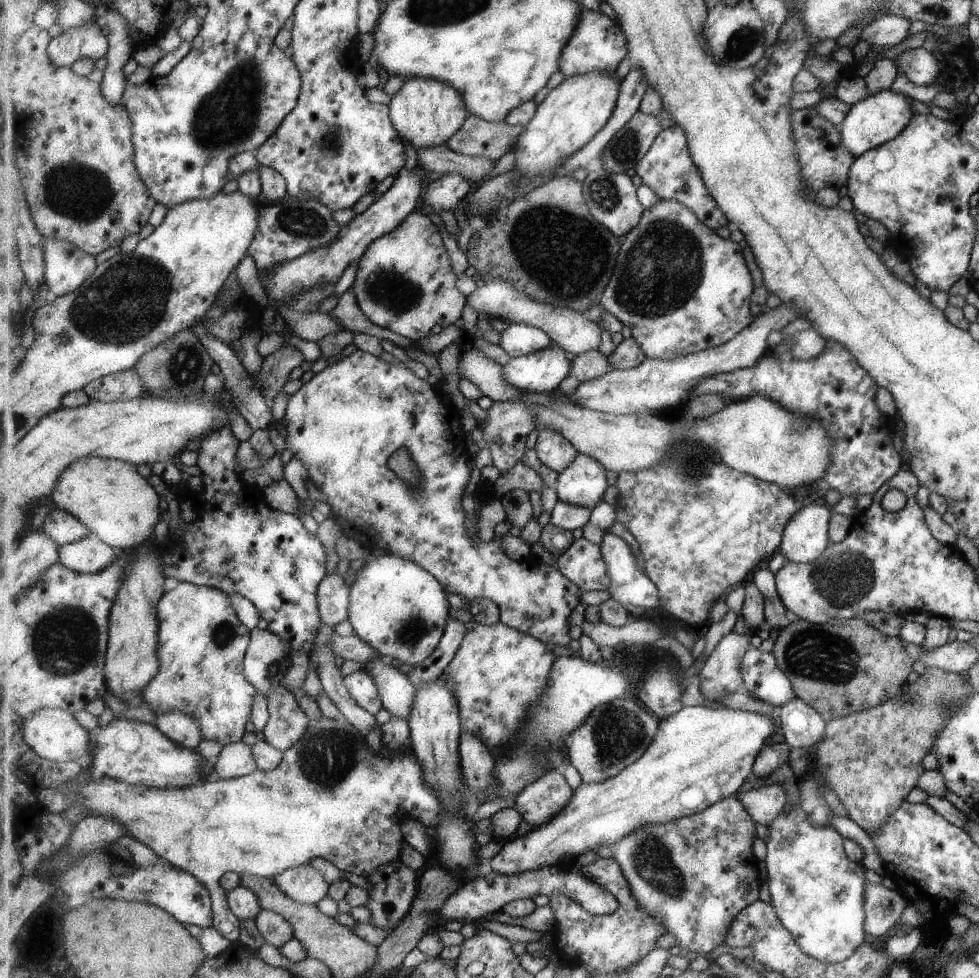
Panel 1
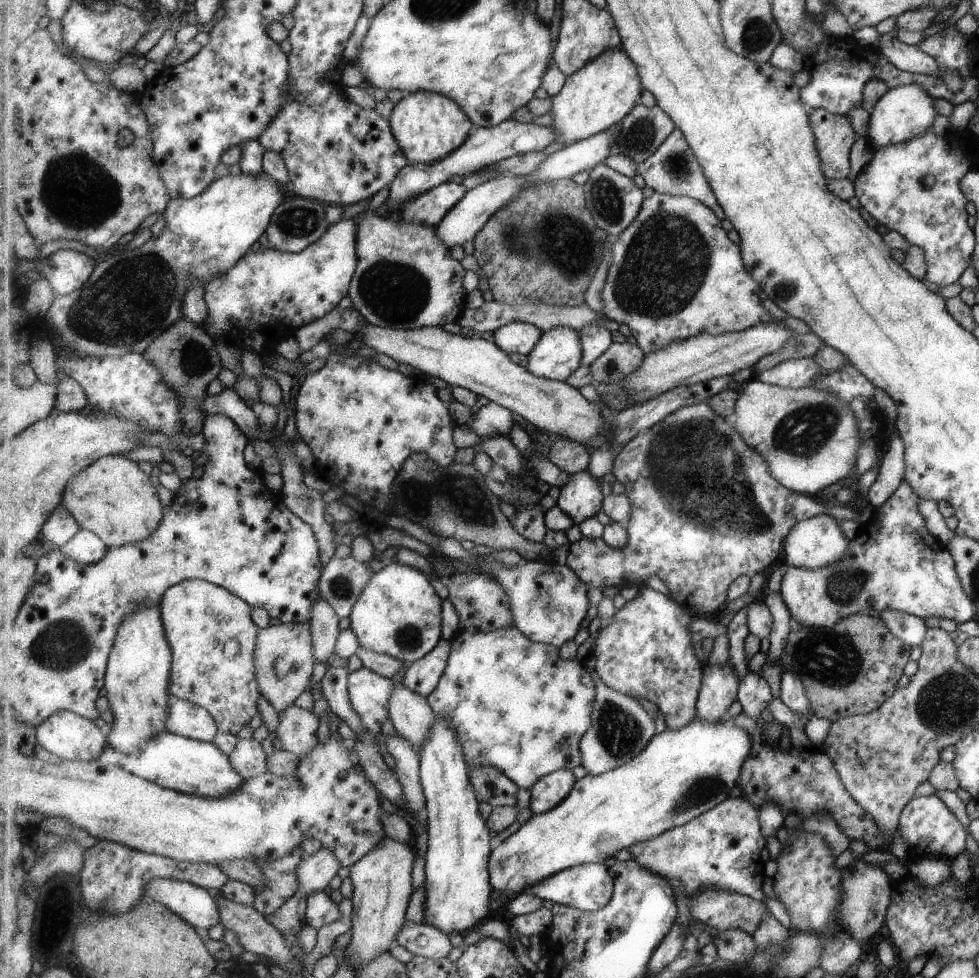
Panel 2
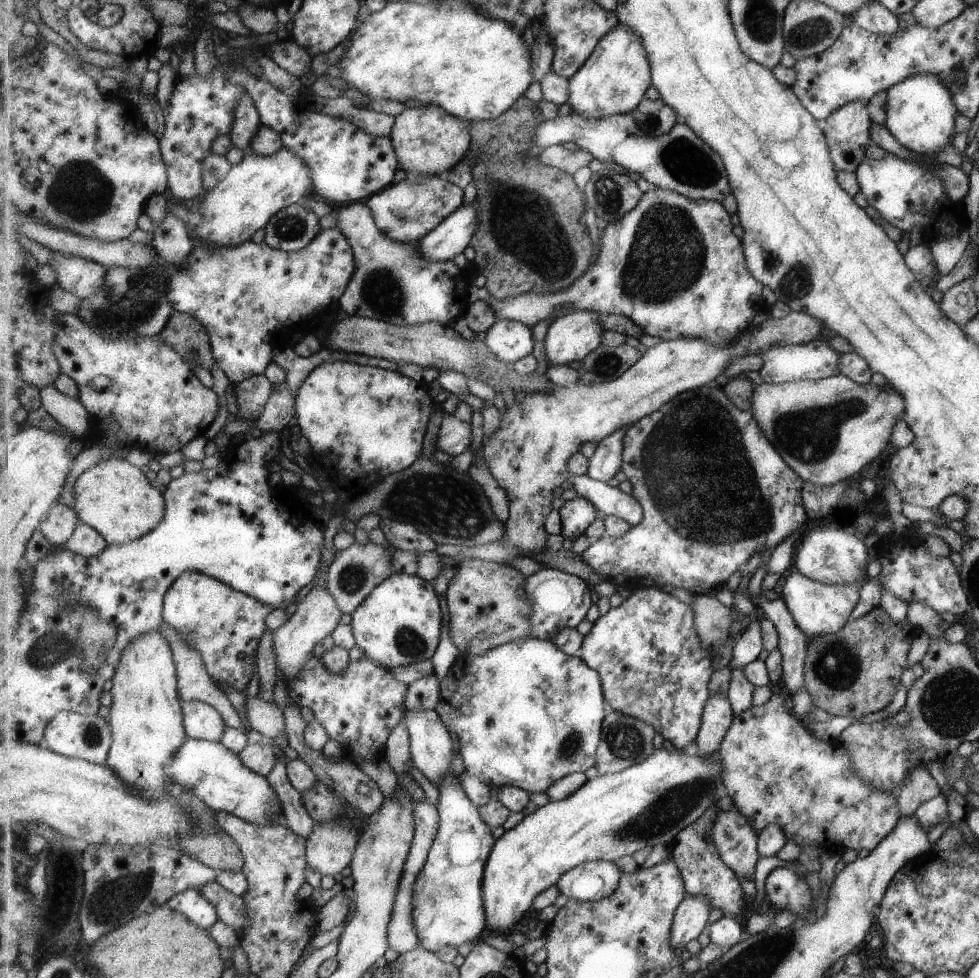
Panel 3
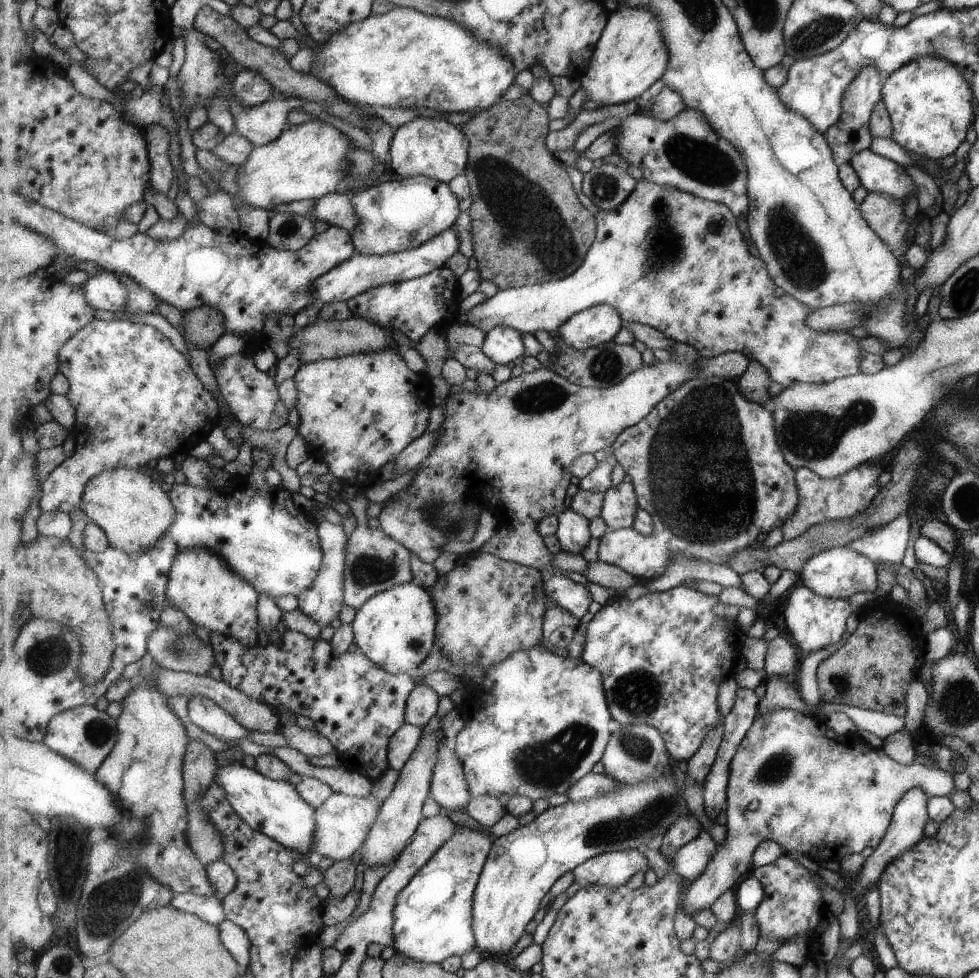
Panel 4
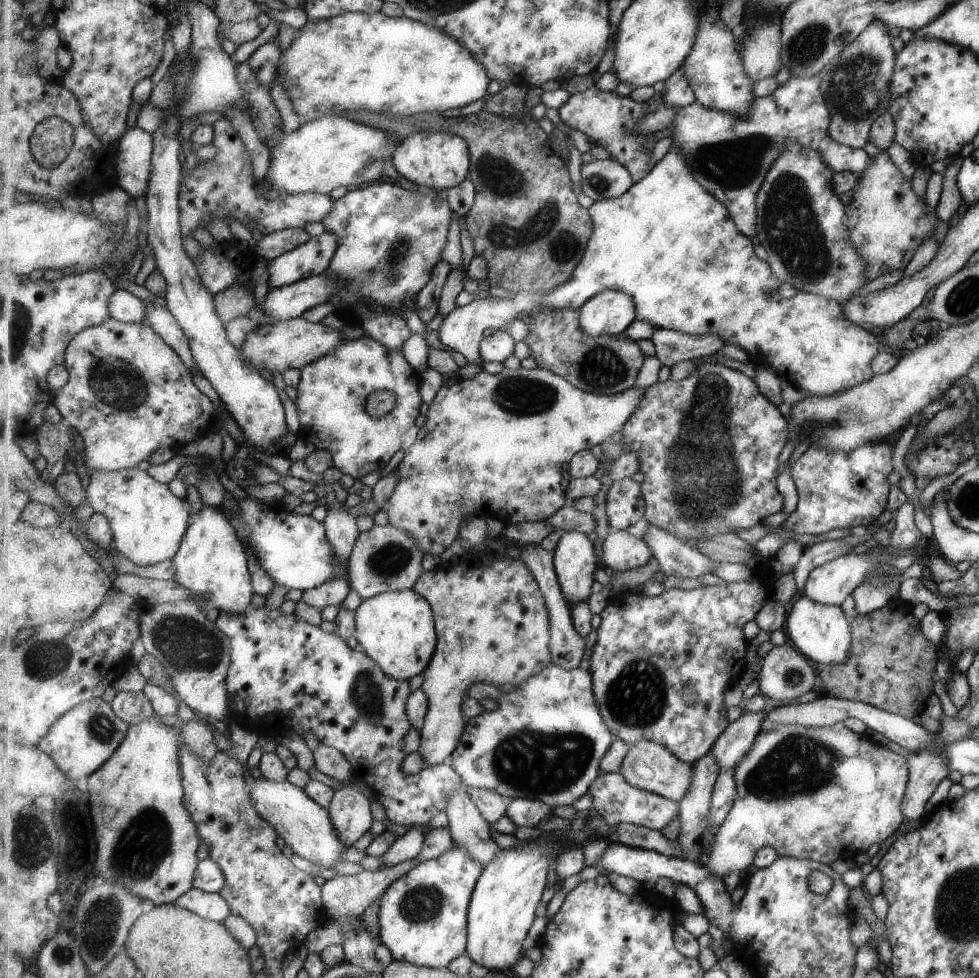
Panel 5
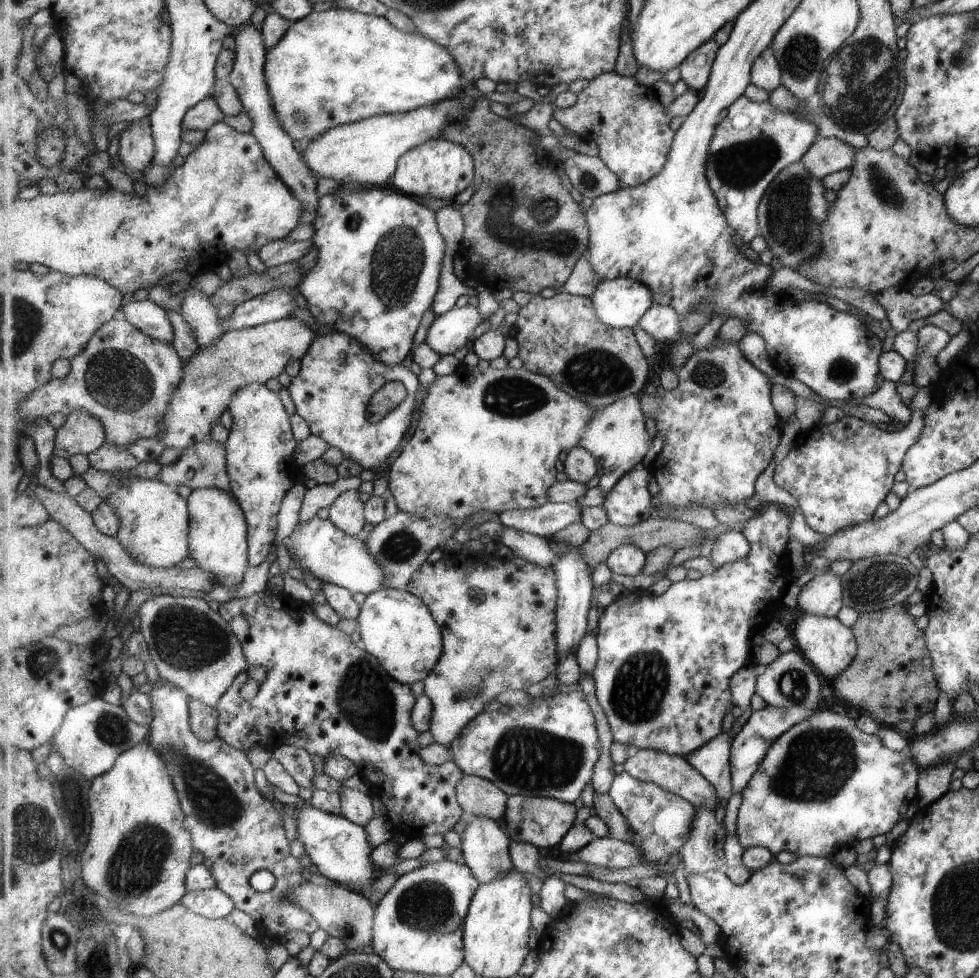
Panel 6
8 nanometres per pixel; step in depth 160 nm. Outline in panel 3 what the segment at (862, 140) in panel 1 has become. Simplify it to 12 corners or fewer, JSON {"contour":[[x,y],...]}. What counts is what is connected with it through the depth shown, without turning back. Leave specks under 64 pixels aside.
{"contour":[[934,73],[889,87],[884,127],[907,150],[951,142],[958,109]]}

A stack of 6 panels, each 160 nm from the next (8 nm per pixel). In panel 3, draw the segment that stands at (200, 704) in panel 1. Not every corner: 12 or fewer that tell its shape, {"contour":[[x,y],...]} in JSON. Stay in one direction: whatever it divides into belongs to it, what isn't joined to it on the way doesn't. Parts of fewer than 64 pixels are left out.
{"contour":[[185,571],[164,617],[214,681],[253,678],[272,606]]}

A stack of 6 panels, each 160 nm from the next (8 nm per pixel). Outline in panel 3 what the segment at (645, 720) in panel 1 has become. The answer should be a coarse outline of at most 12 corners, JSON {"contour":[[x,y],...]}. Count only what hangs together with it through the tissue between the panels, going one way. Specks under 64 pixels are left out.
{"contour":[[608,708],[596,767],[618,773],[647,760],[657,730]]}

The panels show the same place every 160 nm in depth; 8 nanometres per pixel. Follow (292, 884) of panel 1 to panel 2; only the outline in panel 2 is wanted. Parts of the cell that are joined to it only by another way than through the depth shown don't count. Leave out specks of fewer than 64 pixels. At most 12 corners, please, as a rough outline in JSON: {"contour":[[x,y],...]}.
{"contour":[[325,845],[303,857],[300,889],[309,898],[331,884],[342,864]]}

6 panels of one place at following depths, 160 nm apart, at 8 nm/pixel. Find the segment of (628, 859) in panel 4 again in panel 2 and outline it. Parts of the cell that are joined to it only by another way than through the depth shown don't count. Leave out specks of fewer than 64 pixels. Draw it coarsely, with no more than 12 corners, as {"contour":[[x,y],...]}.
{"contour":[[583,863],[525,890],[599,911],[614,895],[605,863]]}

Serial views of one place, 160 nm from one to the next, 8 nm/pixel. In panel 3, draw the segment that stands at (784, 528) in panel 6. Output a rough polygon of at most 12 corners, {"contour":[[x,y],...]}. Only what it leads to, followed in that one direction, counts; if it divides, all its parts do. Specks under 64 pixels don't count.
{"contour":[[634,590],[580,654],[611,709],[695,747],[715,672],[692,604]]}

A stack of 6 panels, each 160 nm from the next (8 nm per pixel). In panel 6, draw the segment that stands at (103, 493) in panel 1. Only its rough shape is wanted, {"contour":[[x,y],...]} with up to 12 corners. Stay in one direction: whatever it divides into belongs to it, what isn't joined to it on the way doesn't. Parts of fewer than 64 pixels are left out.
{"contour":[[117,471],[105,501],[116,537],[160,569],[189,557],[188,501],[159,479]]}

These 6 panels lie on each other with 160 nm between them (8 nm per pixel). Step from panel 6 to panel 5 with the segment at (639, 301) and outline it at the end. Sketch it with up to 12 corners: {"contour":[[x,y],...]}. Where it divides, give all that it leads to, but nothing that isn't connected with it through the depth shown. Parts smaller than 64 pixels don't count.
{"contour":[[607,289],[581,308],[590,335],[619,336],[638,318],[633,296]]}

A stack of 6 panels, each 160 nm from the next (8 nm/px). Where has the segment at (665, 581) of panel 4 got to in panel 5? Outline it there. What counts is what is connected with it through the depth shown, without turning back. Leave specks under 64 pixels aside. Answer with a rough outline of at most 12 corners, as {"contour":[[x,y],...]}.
{"contour":[[647,522],[644,540],[665,576],[698,579],[714,561]]}

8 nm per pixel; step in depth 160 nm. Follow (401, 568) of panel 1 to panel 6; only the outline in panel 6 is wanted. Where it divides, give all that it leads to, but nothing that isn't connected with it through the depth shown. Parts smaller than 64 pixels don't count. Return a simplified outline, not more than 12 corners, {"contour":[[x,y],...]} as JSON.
{"contour":[[405,589],[367,597],[361,644],[404,685],[444,651],[442,628]]}

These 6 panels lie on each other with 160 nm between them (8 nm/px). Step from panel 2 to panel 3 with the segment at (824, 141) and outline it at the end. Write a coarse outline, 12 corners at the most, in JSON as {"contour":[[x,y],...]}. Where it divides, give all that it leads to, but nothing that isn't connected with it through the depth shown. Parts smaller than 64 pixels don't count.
{"contour":[[863,99],[820,123],[835,172],[853,173],[870,137]]}

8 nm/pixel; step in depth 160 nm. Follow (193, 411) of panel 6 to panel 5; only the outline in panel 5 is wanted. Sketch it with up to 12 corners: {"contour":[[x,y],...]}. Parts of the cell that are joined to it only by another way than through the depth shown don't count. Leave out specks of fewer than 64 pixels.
{"contour":[[299,317],[247,333],[241,354],[284,373],[345,341],[339,329]]}

